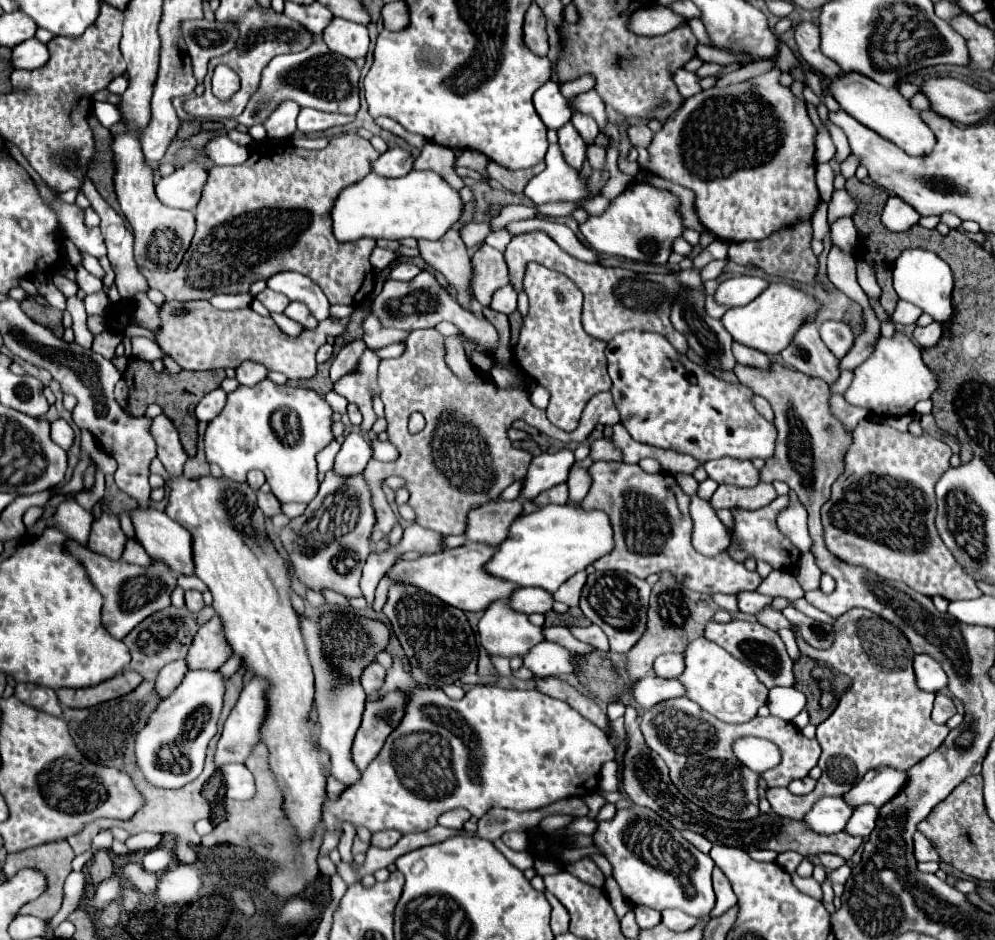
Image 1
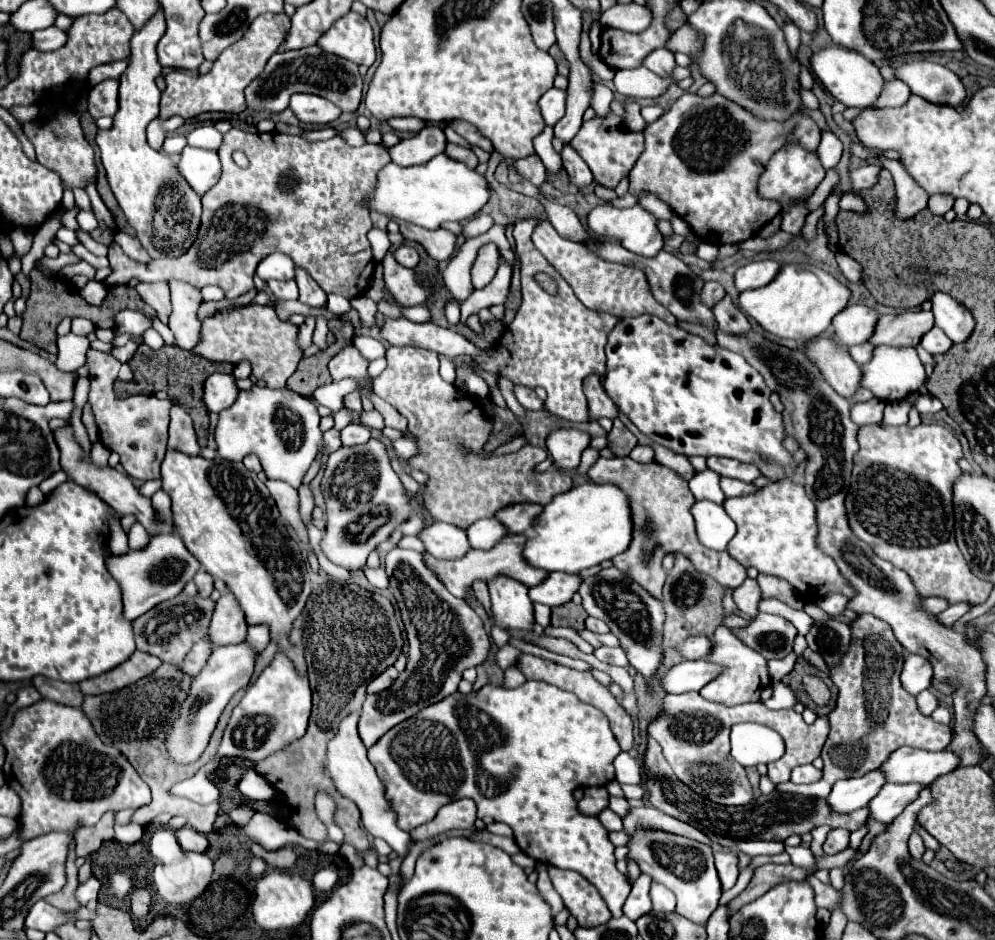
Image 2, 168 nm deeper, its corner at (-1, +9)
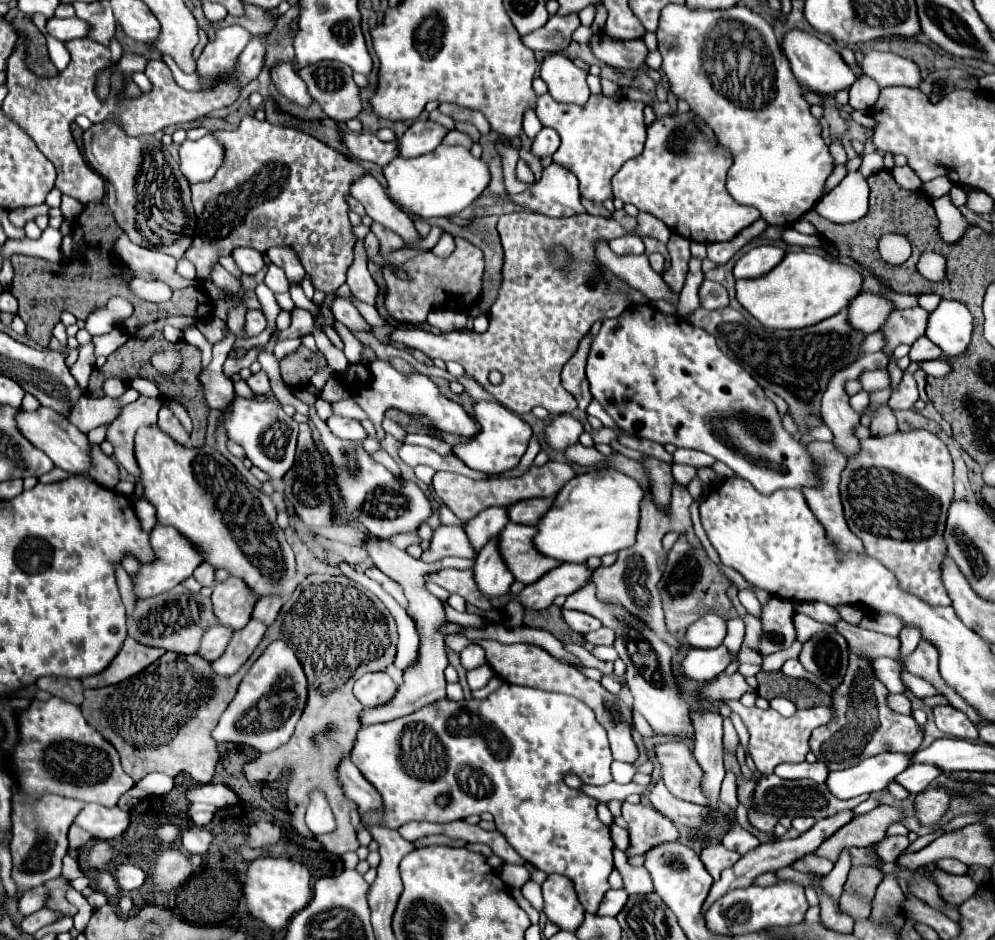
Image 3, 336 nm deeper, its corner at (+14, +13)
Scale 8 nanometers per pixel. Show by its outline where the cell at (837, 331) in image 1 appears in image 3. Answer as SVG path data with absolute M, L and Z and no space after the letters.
M861 292L851 304L849 304L849 324L865 334L881 330L879 326L885 324L885 318L895 310L893 302L887 300L881 294L873 292Z

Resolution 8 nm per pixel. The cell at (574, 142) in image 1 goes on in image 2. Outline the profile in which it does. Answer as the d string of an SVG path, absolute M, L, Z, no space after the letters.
M564 144L562 148L562 162L564 162L564 170L570 176L570 182L574 182L576 186L586 186L592 182L592 172L588 168L588 164L582 160L580 154L574 152L574 148L570 144Z

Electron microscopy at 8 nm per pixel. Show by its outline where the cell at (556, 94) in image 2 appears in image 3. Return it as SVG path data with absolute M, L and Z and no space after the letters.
M543 94L543 96L537 98L537 108L535 110L537 110L537 116L539 116L541 124L547 126L547 128L553 128L561 138L561 146L553 154L553 162L565 166L567 170L571 170L577 176L583 198L587 198L591 202L605 202L605 200L613 198L613 194L611 194L613 174L627 160L641 154L645 138L647 138L647 128L645 128L645 122L643 122L643 108L645 108L643 102L635 102L635 100L627 100L627 98L613 100L613 98L607 98L603 94L591 94L589 100L583 106L559 104L549 94Z

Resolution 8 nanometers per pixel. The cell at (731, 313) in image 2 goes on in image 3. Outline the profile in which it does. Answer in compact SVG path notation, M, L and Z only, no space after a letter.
M705 280L705 282L699 286L699 298L701 298L701 306L707 308L707 310L723 308L723 306L729 304L727 290L725 290L721 284L711 282L711 280Z

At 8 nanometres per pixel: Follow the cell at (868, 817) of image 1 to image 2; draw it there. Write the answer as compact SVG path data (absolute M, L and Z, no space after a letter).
M884 784L880 794L872 798L868 804L870 808L870 818L890 824L892 818L896 818L922 790L924 786L918 784Z

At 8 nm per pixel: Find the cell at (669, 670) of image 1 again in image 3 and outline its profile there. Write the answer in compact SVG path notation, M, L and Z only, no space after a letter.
M705 614L687 628L687 642L693 648L717 648L727 634L727 620L717 614Z

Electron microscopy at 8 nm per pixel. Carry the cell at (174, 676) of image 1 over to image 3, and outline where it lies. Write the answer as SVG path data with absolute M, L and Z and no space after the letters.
M221 624L209 628L201 640L199 654L207 660L217 660L225 652L225 646L229 644L229 638L233 636L233 632L235 632L233 628L221 626Z

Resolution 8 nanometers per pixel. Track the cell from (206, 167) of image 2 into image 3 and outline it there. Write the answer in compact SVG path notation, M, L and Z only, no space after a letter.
M209 132L197 142L185 140L179 148L179 156L181 156L181 172L191 184L195 184L211 180L215 176L215 172L221 168L225 160L225 148Z

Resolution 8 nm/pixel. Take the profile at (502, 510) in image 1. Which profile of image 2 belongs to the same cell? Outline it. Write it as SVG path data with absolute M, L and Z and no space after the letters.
M512 504L504 506L504 510L496 512L496 520L510 532L510 534L522 534L532 528L534 518L542 512L540 504Z

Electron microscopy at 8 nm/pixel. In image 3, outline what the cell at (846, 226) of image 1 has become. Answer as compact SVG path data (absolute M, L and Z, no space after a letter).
M853 170L843 178L839 186L835 186L815 204L815 210L831 222L847 224L867 214L867 200L869 200L867 180L865 176L861 176L859 170Z

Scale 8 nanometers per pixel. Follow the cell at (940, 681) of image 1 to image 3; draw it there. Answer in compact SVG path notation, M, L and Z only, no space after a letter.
M875 658L871 662L873 672L877 674L879 682L889 690L889 692L905 692L905 684L901 682L901 668L893 658Z

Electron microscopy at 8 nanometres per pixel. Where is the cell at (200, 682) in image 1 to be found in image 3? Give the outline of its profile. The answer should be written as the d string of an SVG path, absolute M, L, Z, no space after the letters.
M251 618L245 628L237 630L233 634L231 644L227 646L225 654L213 662L215 672L221 674L221 676L235 674L241 668L241 664L249 658L249 654L257 648L257 644L261 642L265 630L267 630L265 622L257 622L255 618Z

